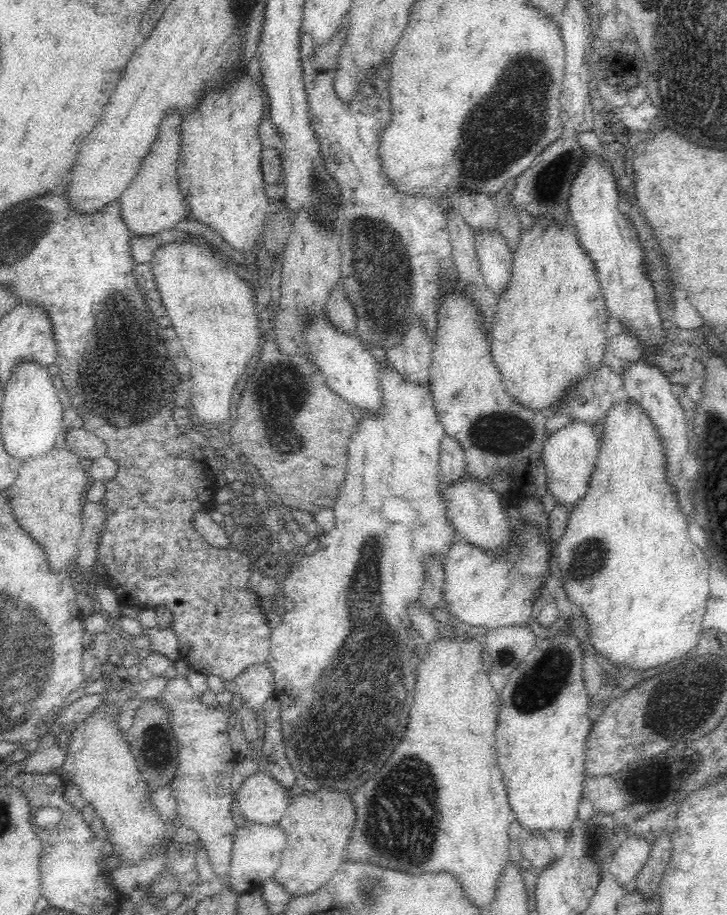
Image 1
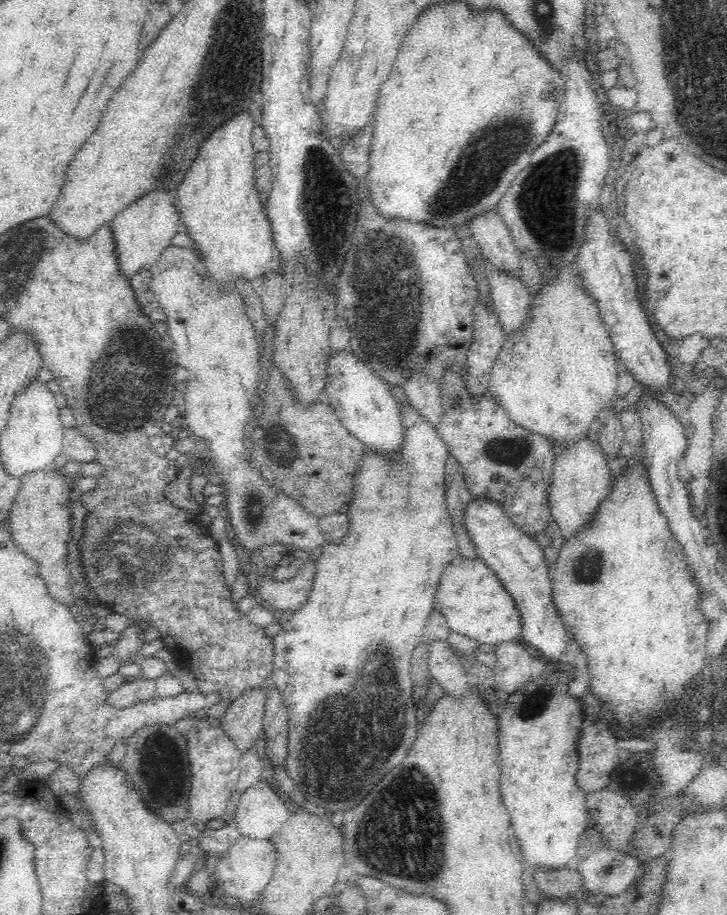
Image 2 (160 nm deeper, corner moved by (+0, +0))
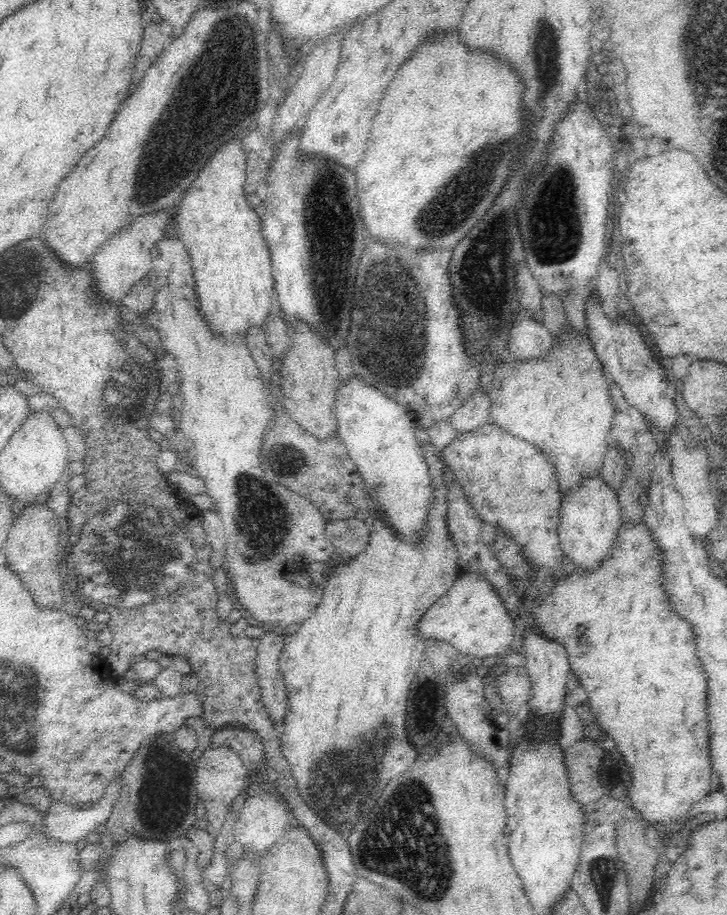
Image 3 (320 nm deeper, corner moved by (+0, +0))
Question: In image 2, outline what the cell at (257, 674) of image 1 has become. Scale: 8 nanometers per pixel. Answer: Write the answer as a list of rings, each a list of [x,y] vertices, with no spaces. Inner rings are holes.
[[[264,687],[248,689],[220,718],[220,729],[242,753],[253,748],[263,734],[264,700]]]

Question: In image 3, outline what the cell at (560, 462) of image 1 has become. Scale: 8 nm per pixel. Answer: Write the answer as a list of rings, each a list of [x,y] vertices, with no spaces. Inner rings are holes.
[[[601,476],[586,480],[561,498],[559,539],[563,554],[578,571],[595,571],[607,559],[622,524],[619,498]]]

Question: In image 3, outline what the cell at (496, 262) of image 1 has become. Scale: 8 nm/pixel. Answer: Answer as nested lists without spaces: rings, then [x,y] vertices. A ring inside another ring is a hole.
[[[524,309],[519,312],[508,344],[510,354],[515,360],[542,360],[554,350],[555,344],[556,341],[542,323],[534,321]]]

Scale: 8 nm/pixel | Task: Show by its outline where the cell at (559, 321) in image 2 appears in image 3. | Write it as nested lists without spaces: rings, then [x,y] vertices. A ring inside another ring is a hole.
[[[569,328],[570,334],[560,337],[560,344],[554,345],[554,350],[542,360],[526,360],[518,362],[502,362],[496,372],[489,390],[491,408],[489,422],[500,427],[512,436],[516,436],[538,447],[556,470],[556,479],[560,498],[565,497],[572,489],[577,489],[590,478],[601,476],[604,468],[604,456],[614,445],[615,427],[613,416],[614,404],[610,401],[608,388],[612,381],[603,371],[594,353],[588,336],[578,336]]]

